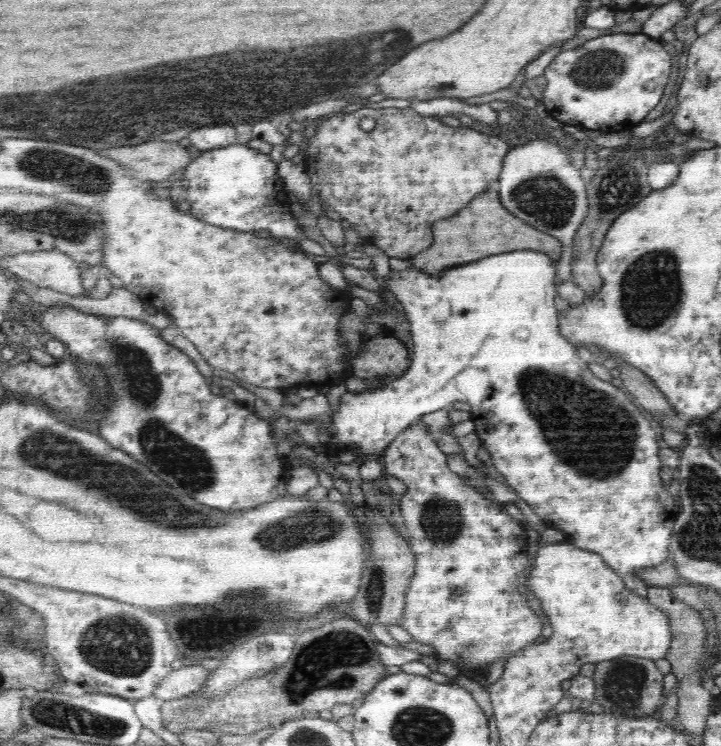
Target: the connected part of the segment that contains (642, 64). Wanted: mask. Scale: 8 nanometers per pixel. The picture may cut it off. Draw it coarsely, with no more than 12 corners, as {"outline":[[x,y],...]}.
{"outline":[[608,34],[541,76],[561,124],[630,131],[670,80],[662,41]]}

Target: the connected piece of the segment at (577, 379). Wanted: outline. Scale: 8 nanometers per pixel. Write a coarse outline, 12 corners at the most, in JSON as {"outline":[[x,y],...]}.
{"outline":[[537,250],[390,270],[406,374],[329,452],[468,402],[546,528],[622,578],[679,514],[628,396],[558,331]]}

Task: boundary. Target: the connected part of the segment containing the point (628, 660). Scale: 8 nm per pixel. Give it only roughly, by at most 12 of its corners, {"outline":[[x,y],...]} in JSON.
{"outline":[[648,658],[595,664],[606,713],[650,717],[664,674]]}

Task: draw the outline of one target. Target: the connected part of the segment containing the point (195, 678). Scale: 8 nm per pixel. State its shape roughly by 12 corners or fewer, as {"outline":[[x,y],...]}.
{"outline":[[186,663],[154,688],[162,701],[192,695],[208,680],[210,671]]}

